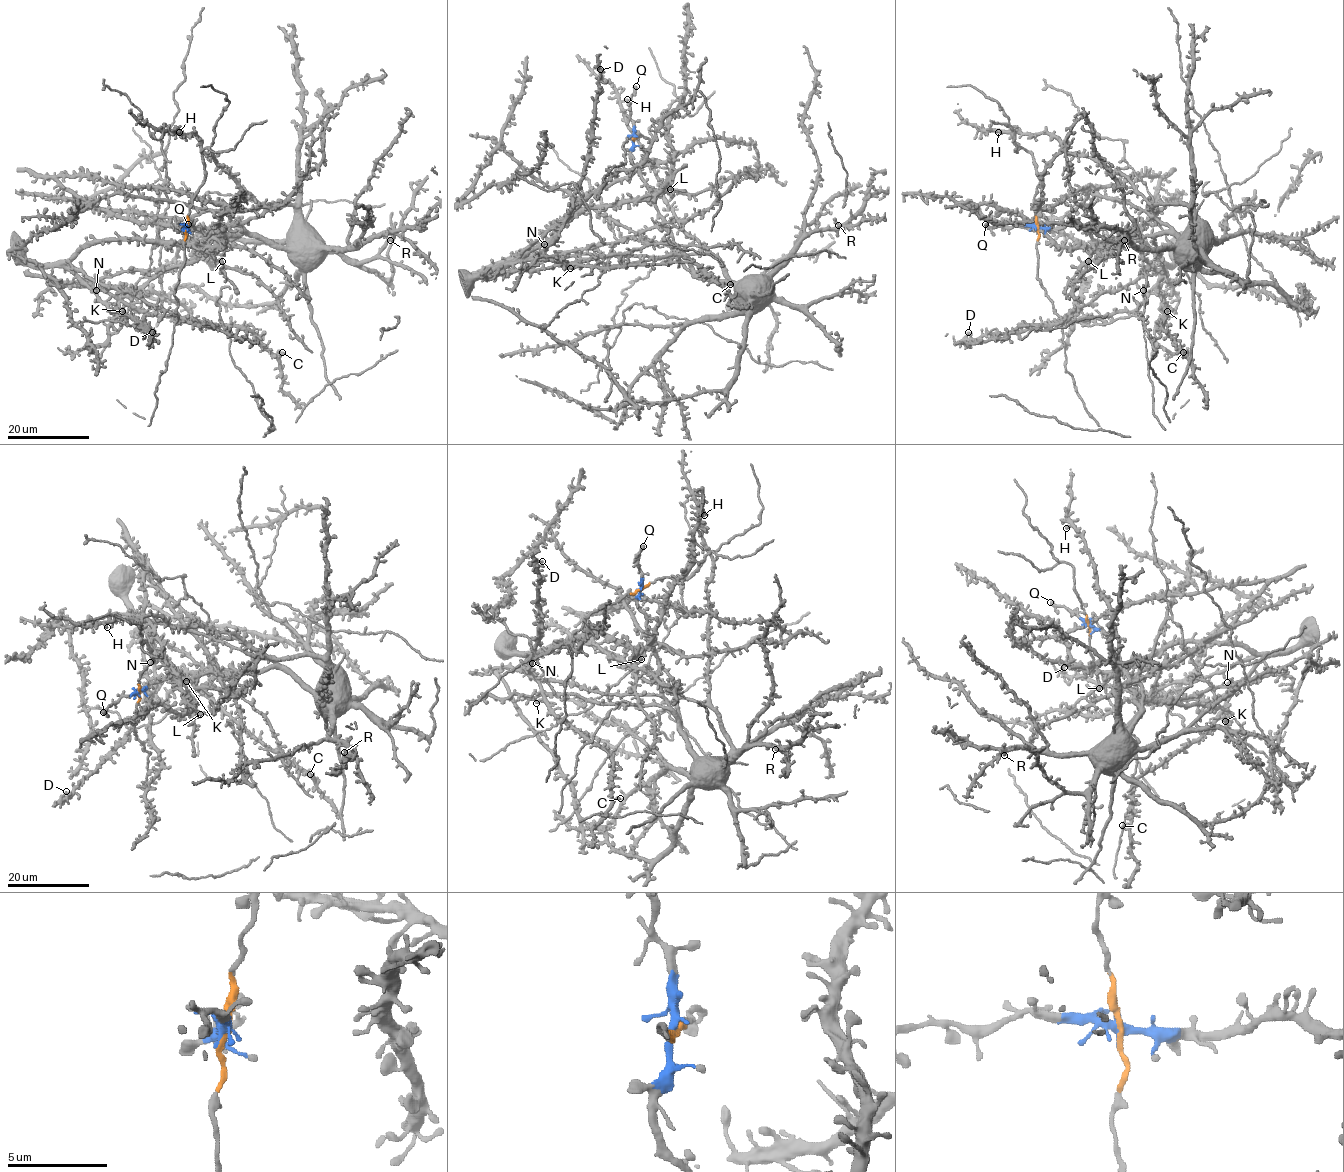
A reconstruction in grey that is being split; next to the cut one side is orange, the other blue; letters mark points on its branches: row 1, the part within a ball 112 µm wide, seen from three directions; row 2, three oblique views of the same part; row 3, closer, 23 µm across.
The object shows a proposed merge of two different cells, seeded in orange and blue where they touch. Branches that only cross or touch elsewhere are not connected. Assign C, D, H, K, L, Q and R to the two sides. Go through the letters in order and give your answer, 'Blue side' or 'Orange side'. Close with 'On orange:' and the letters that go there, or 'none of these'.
C: Orange side
D: Orange side
H: Blue side
K: Orange side
L: Orange side
Q: Blue side
R: Blue side
On orange: C, D, K, L

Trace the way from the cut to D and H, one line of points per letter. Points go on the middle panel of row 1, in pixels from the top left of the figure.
D: (634, 138), (623, 145), (623, 169), (514, 262), (532, 260), (559, 235), (586, 163), (600, 69)
H: (634, 138), (631, 162), (688, 265), (743, 293), (665, 199), (627, 124), (621, 103), (628, 99)

